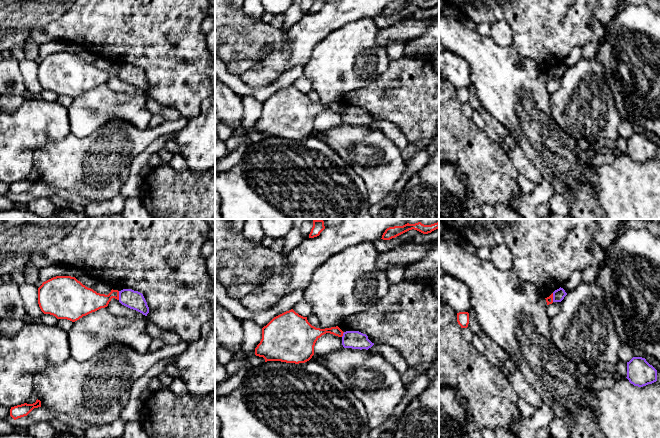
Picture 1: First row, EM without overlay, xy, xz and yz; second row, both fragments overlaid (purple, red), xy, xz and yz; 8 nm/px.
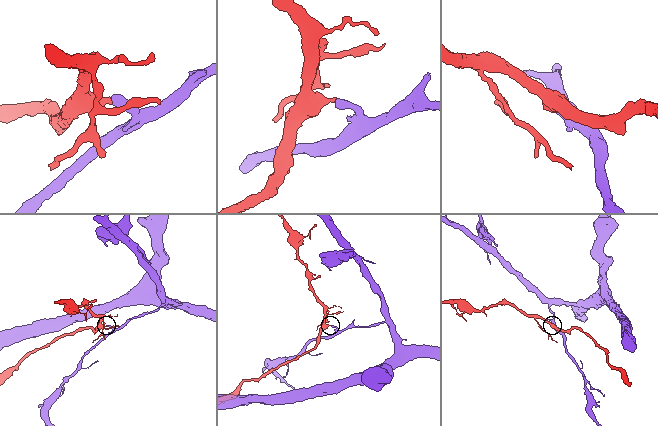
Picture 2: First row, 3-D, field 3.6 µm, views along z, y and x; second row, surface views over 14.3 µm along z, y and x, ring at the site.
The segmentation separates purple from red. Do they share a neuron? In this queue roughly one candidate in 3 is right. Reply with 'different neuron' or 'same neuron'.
different neuron

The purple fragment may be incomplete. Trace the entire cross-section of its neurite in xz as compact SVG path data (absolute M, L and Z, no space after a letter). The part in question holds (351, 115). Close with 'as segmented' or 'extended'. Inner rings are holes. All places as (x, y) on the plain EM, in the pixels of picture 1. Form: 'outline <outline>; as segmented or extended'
outline M346 107L342 112L342 121L344 124L368 126L374 121L374 119L368 115L366 110L359 107Z; as segmented

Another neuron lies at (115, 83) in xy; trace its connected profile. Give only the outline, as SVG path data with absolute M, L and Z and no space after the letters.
M112 74L107 82L110 89L118 93L145 94L142 89L122 81L119 76Z

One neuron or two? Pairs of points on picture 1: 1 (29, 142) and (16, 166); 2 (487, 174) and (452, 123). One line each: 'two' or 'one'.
1: one
2: one

